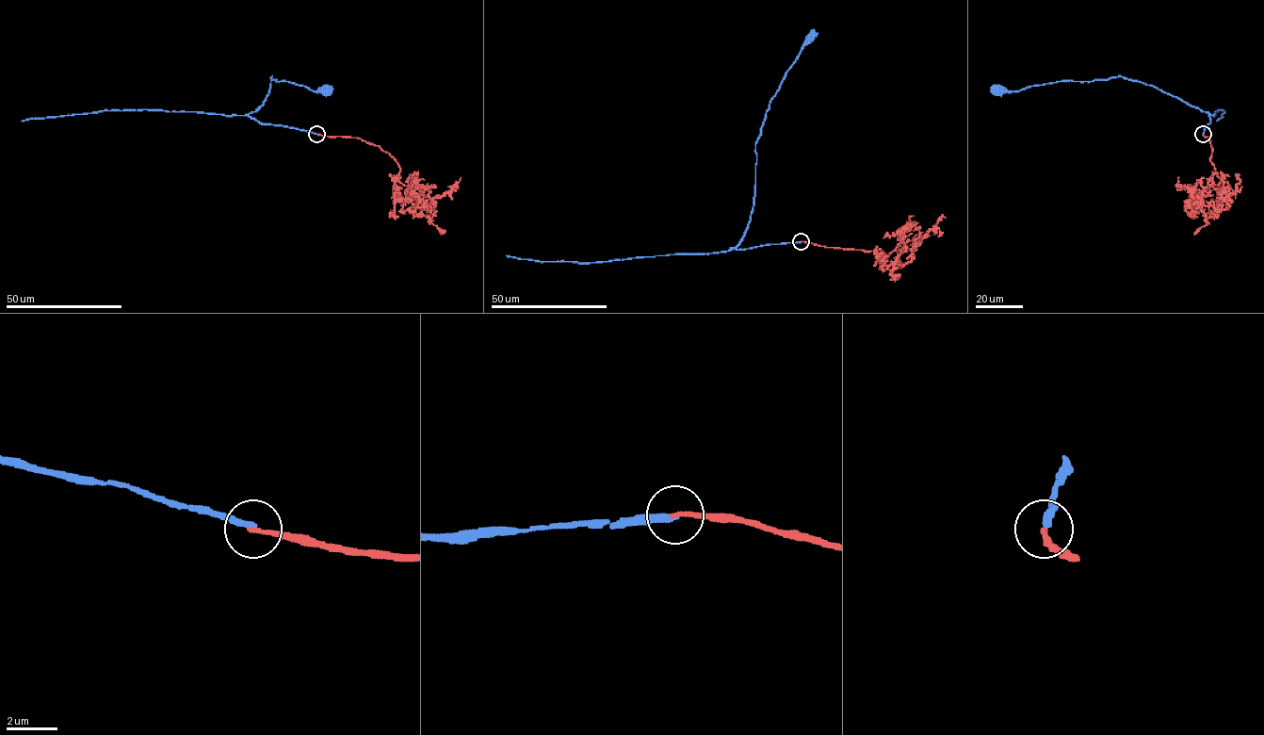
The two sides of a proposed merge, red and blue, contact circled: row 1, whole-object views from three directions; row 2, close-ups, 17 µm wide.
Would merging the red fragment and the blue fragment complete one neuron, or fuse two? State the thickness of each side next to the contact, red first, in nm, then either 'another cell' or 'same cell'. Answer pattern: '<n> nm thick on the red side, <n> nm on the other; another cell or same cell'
170 nm thick on the red side, 260 nm on the other; another cell

